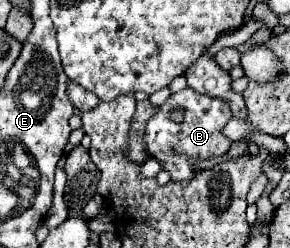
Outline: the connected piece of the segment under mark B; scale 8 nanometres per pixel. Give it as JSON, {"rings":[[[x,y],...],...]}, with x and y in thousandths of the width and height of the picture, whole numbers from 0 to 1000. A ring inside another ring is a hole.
{"rings":[[[638,355],[624,371],[590,379],[590,395],[507,492],[507,516],[500,516],[507,605],[528,637],[562,653],[562,685],[576,685],[590,702],[590,726],[645,742],[672,702],[672,677],[652,653],[659,637],[686,637],[686,645],[748,637],[748,629],[783,621],[783,605],[797,597],[797,565],[783,548],[769,548],[769,532],[762,532],[762,516],[790,484],[797,484],[797,435],[776,403]],[[617,435],[638,452],[638,484],[624,500],[590,484],[590,452],[617,444]]]}

